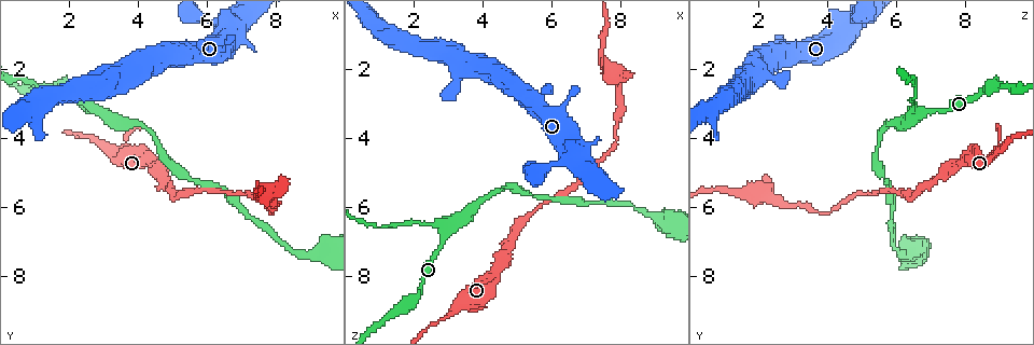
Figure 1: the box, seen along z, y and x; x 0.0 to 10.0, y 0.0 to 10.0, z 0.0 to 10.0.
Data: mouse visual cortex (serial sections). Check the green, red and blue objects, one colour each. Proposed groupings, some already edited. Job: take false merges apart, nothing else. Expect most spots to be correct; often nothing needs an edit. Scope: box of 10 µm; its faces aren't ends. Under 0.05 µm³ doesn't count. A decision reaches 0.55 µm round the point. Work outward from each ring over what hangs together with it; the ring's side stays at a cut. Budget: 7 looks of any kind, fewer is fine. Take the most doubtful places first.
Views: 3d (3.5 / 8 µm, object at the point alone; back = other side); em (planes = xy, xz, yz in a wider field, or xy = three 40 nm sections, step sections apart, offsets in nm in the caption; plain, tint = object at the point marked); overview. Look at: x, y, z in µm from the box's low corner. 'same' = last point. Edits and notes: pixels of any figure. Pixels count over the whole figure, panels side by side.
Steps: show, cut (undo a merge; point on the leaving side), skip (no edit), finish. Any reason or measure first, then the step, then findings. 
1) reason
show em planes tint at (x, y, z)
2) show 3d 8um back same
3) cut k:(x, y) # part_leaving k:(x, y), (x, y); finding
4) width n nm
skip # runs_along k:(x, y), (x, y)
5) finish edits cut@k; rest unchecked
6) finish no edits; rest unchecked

show 3d 3.5um at (2.95, 3.20, 6.55)

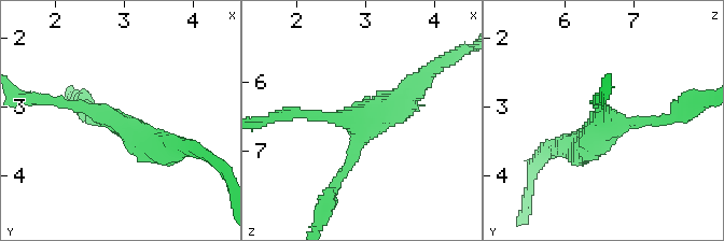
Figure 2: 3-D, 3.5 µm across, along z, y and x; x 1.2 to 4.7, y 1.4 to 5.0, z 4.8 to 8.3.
need the tissue
show em planes plain at (3.00, 3.25, 6.60)

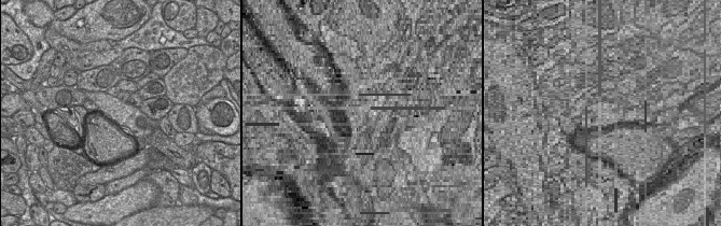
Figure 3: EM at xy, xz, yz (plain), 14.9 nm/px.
show em planes tint same

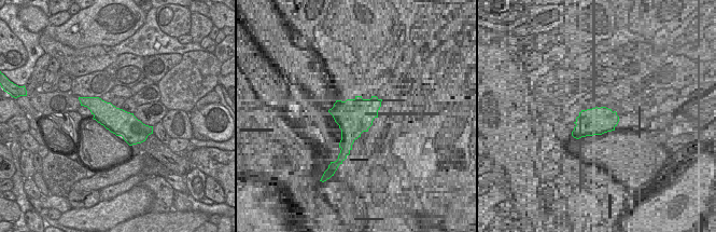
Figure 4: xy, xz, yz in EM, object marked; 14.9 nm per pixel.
arm_widths 150, 150, 450 nm
skip # runs_along 4:(85, 103), (130, 128), (148, 128); continuous, no second cell

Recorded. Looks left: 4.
a fork
show 3d 8um at (7.85, 5.70, 2.25)

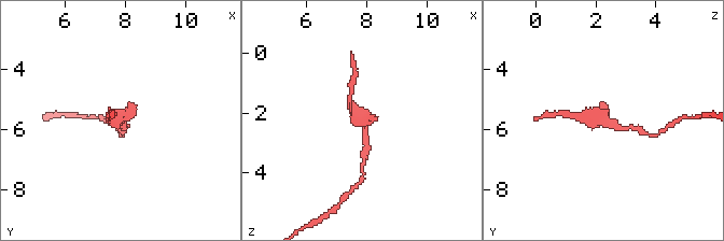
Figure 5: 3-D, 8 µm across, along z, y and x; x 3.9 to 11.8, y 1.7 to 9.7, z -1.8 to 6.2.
now the EM
show em xy step 3 tint same

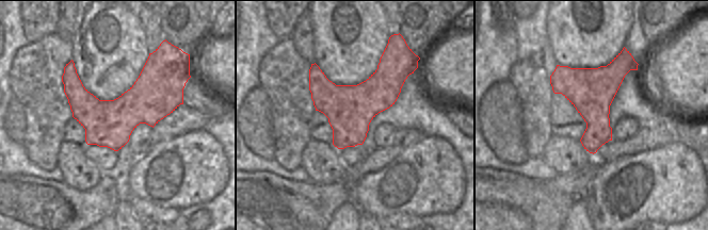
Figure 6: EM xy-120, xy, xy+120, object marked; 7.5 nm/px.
skip # runs_along 5:(367, 150), (350, 94); continuous, no second cell

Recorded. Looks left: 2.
calibre changes
show 3d 3.5um at (3.15, 4.25, 9.10)

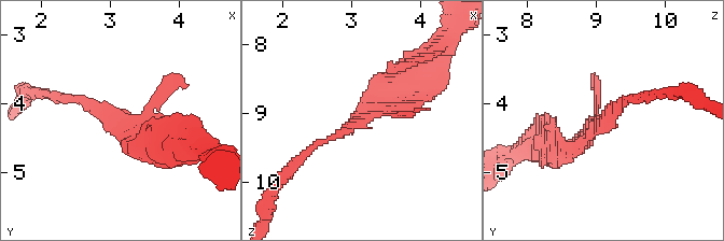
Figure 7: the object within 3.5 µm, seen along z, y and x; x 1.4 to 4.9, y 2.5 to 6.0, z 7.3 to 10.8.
arm_widths 100, 300 nm
show em xy step 3 tint at (3.15, 4.30, 9.10)

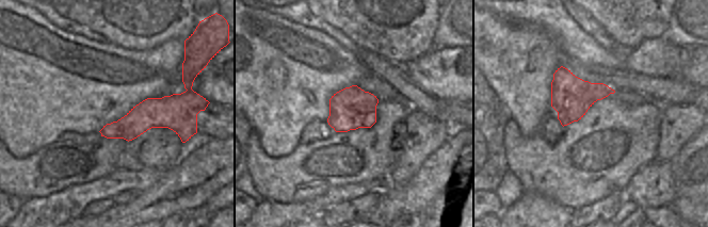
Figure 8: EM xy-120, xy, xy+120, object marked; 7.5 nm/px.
skip # runs_along 8:(182, 97), (167, 112), (103, 133); one cell here

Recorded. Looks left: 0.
finish no edits; rest unchecked

